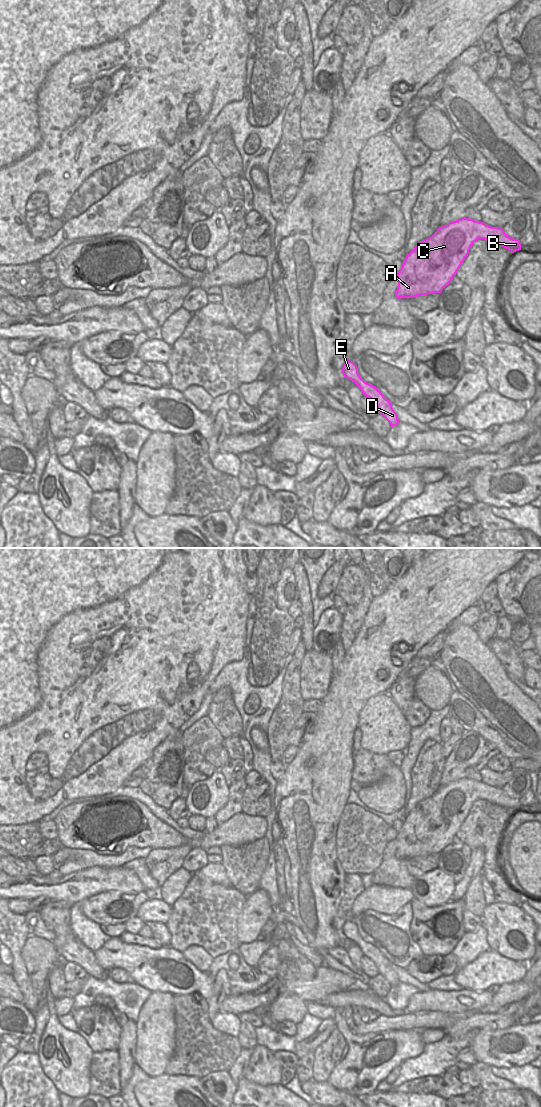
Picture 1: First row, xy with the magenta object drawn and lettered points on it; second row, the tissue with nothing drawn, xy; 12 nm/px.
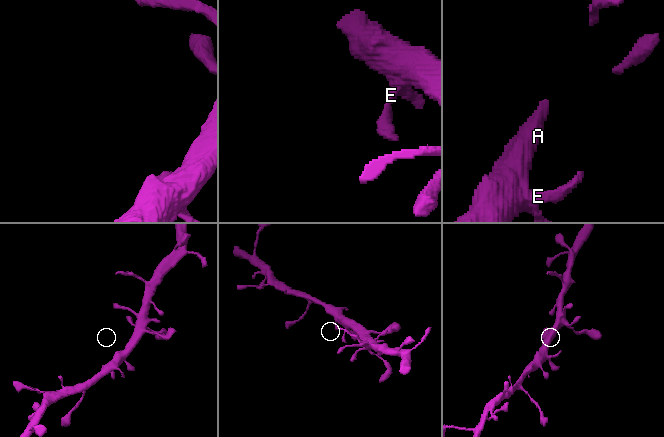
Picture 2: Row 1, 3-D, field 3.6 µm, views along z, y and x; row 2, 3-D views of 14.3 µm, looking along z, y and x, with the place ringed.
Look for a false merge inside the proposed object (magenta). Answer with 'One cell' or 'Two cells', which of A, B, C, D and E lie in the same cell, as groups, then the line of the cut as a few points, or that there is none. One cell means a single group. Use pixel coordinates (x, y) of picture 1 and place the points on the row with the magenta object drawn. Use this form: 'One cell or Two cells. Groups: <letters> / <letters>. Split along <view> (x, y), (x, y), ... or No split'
One cell. Groups: A B C D E. No split

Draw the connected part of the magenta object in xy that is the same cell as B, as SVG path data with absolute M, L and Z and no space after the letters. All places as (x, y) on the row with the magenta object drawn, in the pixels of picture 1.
M469 218L449 222L439 227L431 237L419 242L406 255L396 278L398 281L396 298L413 298L419 295L441 293L456 275L473 243L479 239L504 247L511 253L521 250L520 240L509 237L500 227L491 227Z

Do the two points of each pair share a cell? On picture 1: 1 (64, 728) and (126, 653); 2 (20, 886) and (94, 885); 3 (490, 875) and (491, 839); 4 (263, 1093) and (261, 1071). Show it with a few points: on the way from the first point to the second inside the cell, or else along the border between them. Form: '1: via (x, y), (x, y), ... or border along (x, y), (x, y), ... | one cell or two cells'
1: via (69, 709), (108, 670) | one cell
2: via (38, 886), (76, 887) | one cell
3: border along (483, 868), (501, 872) | two cells
4: border along (244, 1077), (261, 1085), (280, 1083) | two cells

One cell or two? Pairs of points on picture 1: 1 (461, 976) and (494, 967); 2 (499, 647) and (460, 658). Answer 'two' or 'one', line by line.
1: one
2: two

